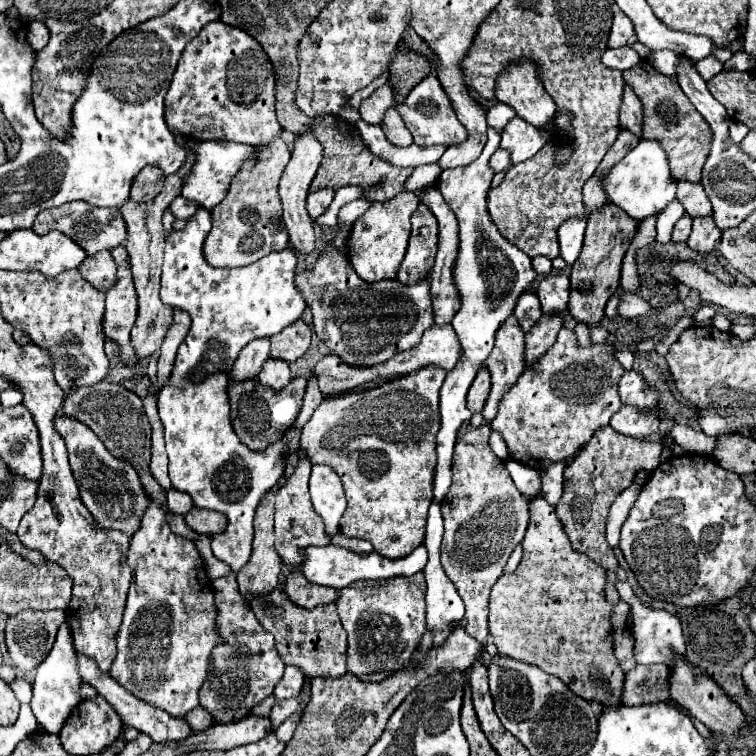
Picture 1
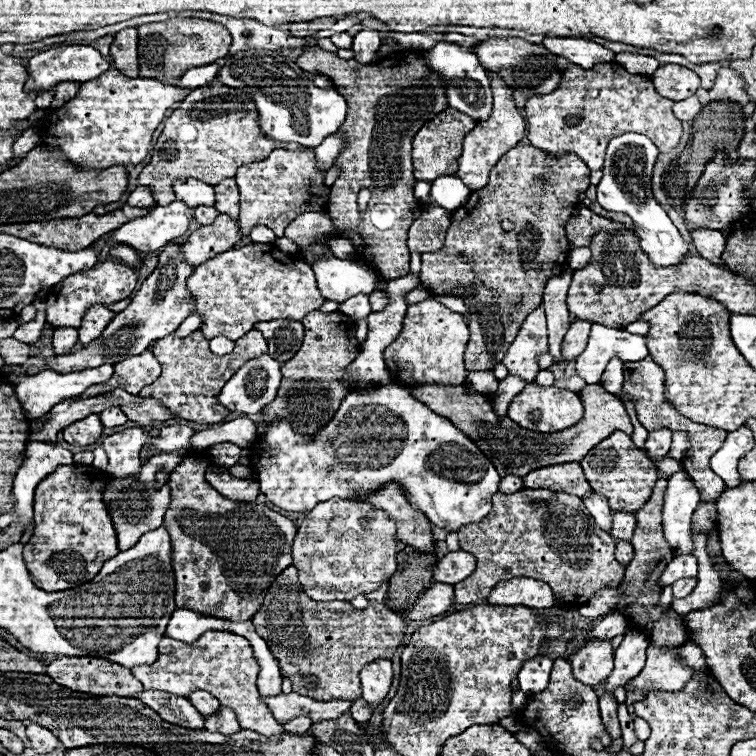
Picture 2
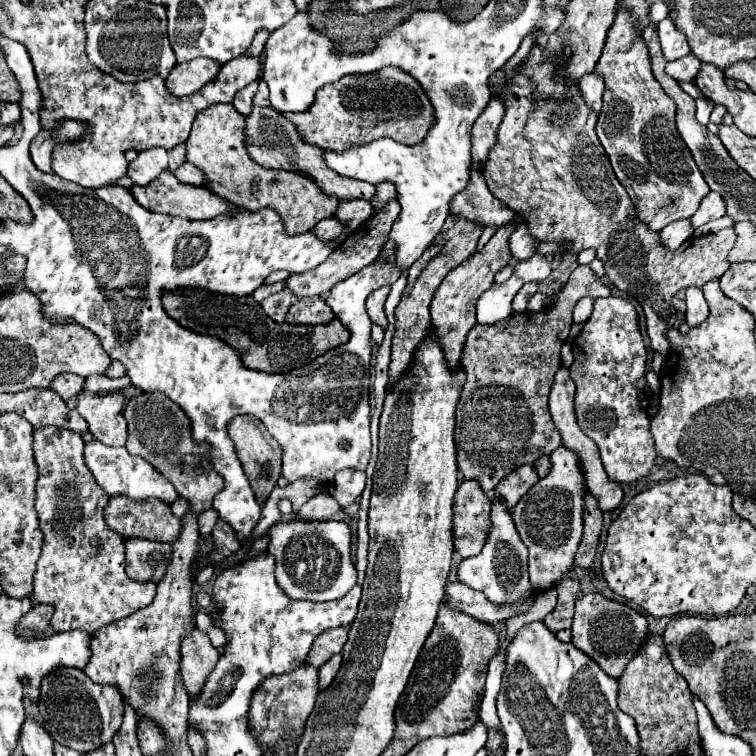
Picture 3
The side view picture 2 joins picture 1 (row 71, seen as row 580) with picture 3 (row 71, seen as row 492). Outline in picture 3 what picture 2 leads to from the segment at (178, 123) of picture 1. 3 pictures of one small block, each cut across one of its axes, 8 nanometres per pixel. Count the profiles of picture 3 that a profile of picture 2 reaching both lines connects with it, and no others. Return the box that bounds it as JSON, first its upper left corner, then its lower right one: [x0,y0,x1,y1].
[166,58,220,98]

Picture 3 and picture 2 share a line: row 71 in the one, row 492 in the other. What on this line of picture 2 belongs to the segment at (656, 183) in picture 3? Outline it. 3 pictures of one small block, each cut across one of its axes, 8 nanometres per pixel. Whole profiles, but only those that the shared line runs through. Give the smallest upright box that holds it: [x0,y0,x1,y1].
[580,430,658,512]

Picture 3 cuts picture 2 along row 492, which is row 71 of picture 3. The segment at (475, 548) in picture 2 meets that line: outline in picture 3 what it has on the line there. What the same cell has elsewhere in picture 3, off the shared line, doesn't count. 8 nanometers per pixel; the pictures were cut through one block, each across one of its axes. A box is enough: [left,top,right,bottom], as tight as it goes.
[484,46,736,354]

